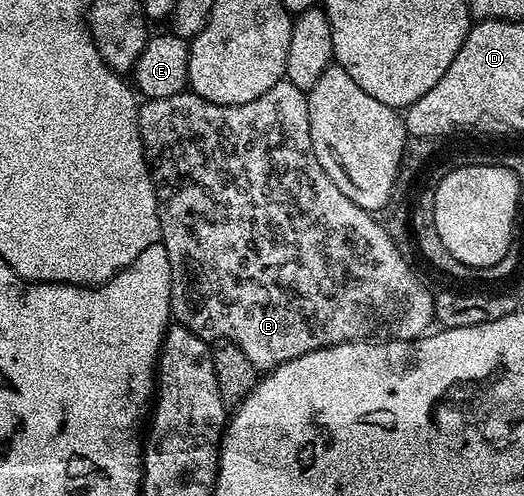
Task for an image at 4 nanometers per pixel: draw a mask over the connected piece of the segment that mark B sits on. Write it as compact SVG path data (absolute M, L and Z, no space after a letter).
M290 81L277 82L264 92L264 96L248 104L212 104L193 92L181 92L164 99L151 98L139 105L138 127L146 153L146 165L154 178L154 189L158 191L158 215L162 229L160 242L166 247L172 264L170 312L177 325L188 328L208 344L218 344L223 340L236 344L240 352L244 352L244 356L248 356L254 367L262 372L269 372L288 360L296 360L320 348L370 339L408 342L423 337L431 329L435 321L434 294L426 291L425 284L414 275L413 268L406 263L405 256L390 239L389 232L374 219L377 217L371 211L352 204L352 200L348 200L348 196L332 184L328 172L324 172L320 160L316 160L314 155L306 94Z

